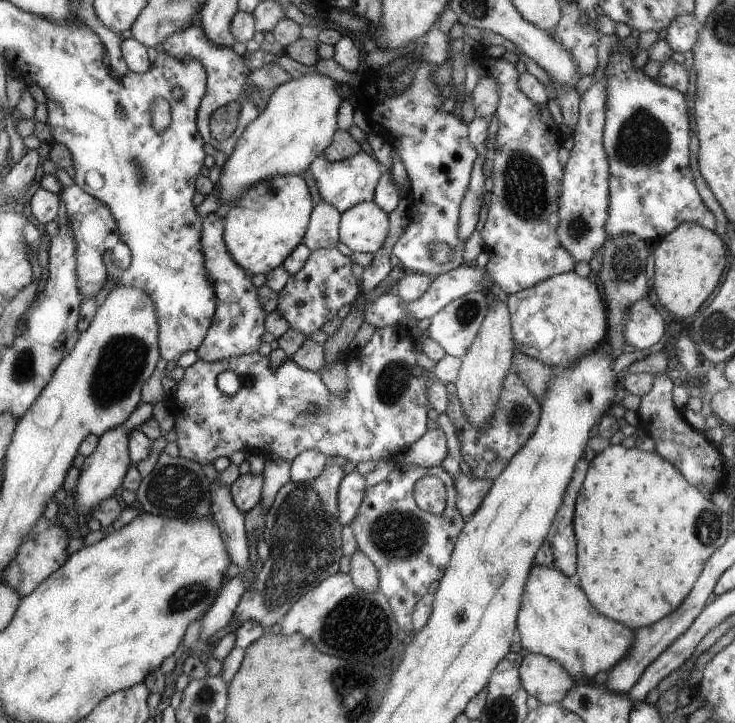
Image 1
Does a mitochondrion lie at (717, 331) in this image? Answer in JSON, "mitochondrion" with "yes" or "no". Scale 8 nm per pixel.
{"mitochondrion":"yes"}

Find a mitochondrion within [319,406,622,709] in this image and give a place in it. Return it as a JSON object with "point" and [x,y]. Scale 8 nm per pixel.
{"point":[399,535]}

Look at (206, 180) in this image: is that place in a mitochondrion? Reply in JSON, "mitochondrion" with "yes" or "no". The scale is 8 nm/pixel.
{"mitochondrion":"no"}

